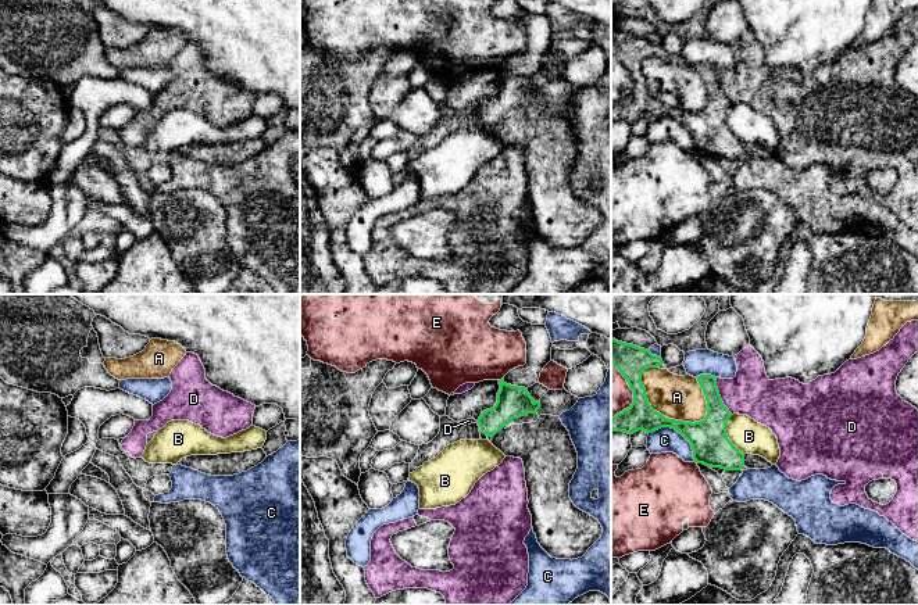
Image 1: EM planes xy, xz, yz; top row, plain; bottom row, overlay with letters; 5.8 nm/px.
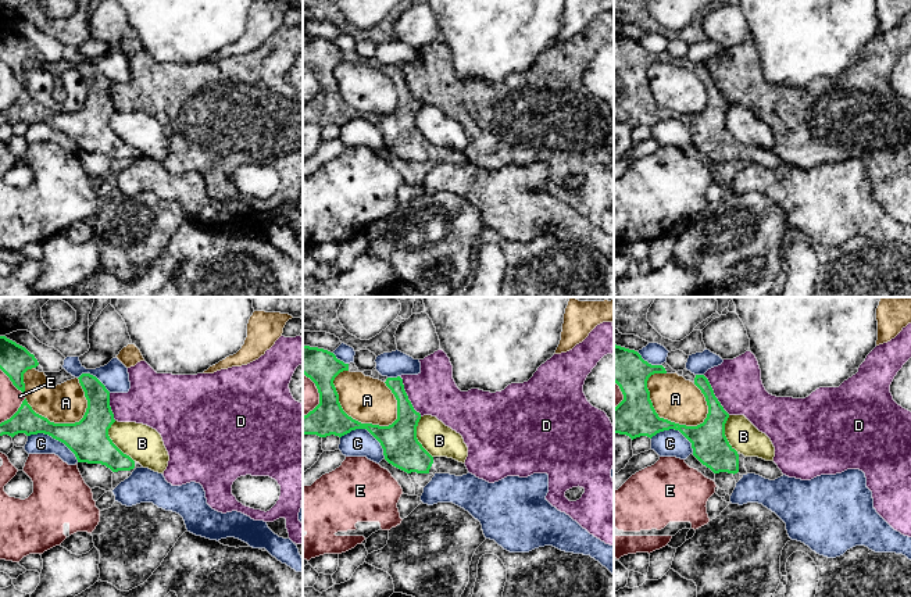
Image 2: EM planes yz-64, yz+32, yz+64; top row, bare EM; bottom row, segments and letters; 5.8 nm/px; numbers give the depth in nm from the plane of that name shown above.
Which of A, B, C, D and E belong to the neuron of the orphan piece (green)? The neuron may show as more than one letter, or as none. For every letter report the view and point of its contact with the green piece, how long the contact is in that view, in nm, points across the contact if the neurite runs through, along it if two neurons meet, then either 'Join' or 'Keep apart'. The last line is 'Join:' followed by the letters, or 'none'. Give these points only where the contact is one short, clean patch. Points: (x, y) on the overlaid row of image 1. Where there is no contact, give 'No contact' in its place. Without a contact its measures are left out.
A: Touches green at yz (663, 415). Shared border 460 nm. Keep apart
B: Touches green at yz (727, 435). Shared border 240 nm. Keep apart
C: Touches green at yz (677, 430). Shared border 320 nm. Keep apart
D: Touches green at yz (720, 396). Shared border 240 nm. Keep apart
E: Touches green at yz (633, 393). Shared border 320 nm. Keep apart
Join: none

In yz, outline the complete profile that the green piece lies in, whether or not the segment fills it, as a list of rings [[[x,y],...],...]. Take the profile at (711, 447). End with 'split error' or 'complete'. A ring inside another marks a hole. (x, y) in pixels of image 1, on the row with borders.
[[[611,339],[611,366],[622,373],[633,391],[631,407],[611,418],[611,433],[633,434],[643,430],[649,434],[661,427],[671,427],[690,443],[693,459],[697,463],[740,470],[744,465],[744,454],[728,438],[726,425],[732,414],[721,400],[715,376],[700,375],[696,377],[707,400],[706,418],[694,423],[675,420],[651,408],[642,383],[642,373],[660,365],[662,365],[662,359],[649,350]]]; complete

